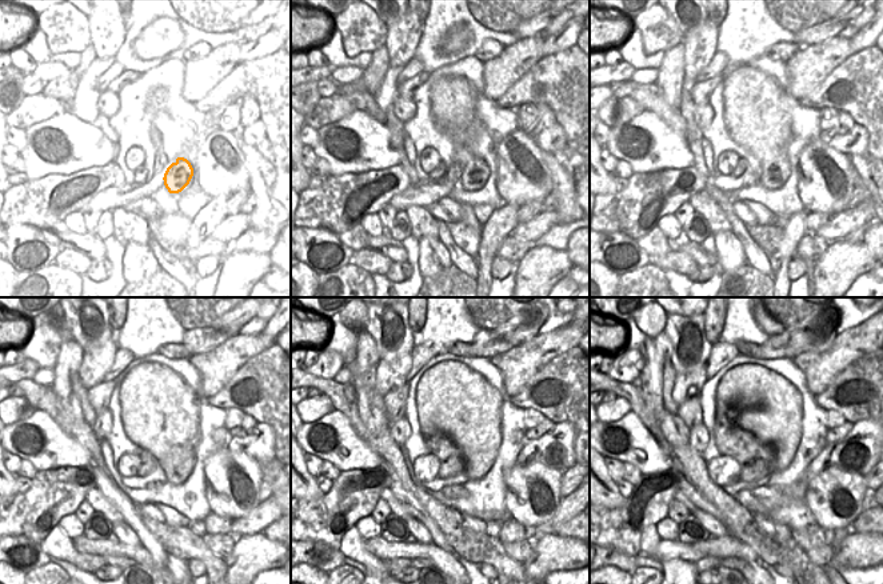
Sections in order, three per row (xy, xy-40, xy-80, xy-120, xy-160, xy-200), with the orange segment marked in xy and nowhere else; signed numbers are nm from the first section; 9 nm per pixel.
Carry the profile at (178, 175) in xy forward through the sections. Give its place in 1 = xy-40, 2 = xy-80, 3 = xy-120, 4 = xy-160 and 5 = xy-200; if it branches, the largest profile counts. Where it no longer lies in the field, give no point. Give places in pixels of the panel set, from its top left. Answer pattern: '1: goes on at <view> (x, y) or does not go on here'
1: goes on at xy-40 (474, 175)
2: goes on at xy-80 (772, 175)
3: goes on at xy-120 (176, 472)
4: goes on at xy-160 (475, 470)
5: goes on at xy-200 (782, 462)

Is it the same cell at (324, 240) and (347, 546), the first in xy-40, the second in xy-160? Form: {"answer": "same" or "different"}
{"answer": "different"}

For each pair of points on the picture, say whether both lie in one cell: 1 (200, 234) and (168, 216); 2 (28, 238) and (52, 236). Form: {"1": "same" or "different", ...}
{"1": "different", "2": "different"}

